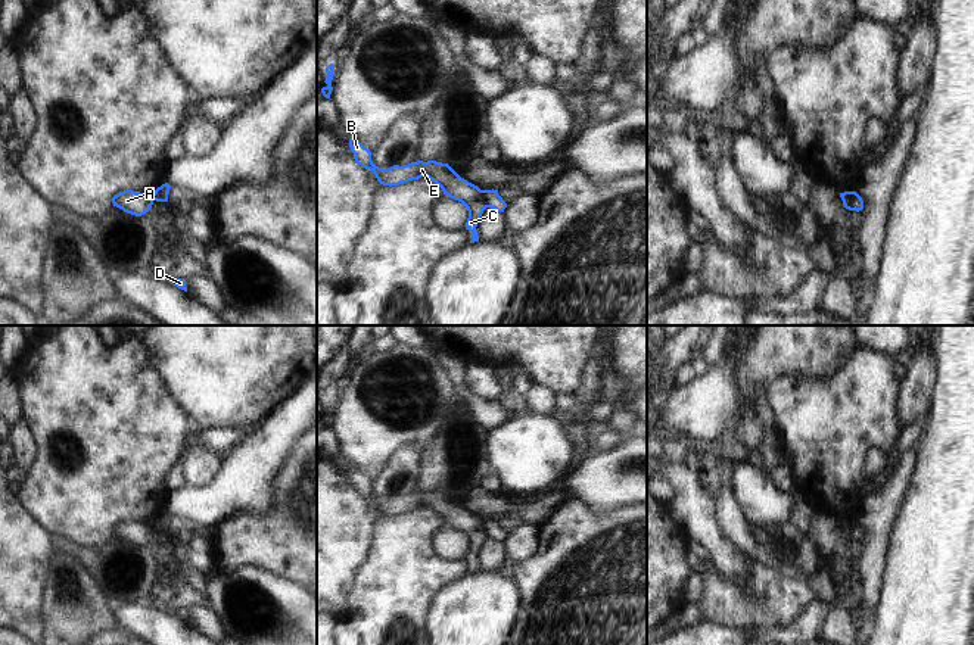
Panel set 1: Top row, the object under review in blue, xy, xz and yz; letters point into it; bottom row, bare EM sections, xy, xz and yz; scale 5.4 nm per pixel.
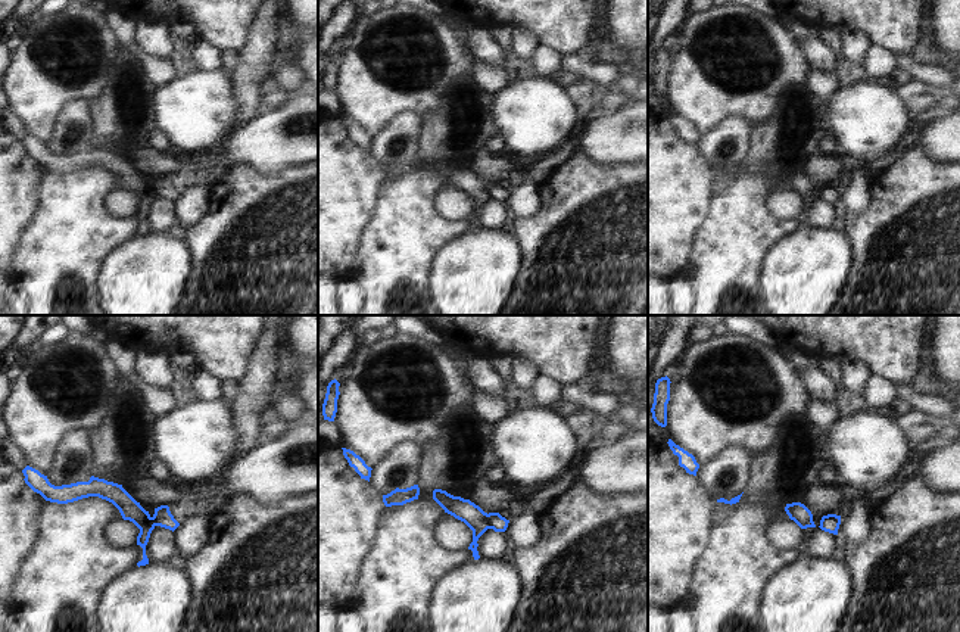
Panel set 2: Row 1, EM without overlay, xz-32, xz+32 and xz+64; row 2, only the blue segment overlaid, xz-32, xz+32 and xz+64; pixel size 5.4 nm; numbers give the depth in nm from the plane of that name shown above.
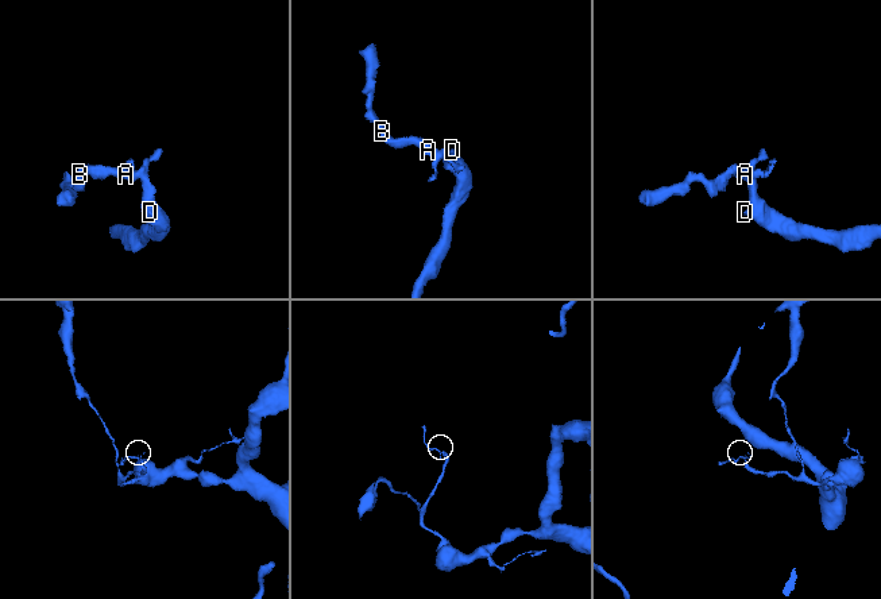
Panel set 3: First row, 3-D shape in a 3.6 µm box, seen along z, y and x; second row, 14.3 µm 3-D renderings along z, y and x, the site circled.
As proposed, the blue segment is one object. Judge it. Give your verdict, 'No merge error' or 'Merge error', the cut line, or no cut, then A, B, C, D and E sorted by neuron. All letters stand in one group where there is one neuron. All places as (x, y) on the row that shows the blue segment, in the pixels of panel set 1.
Merge error. Split along xz (481, 190), (481, 196), (488, 206). Groups: A B C E / D.

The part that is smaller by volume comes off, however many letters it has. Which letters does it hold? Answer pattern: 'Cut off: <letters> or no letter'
Cut off: A, B, C, E

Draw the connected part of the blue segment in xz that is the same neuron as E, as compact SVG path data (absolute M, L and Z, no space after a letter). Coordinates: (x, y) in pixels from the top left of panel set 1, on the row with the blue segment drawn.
M352 135L349 138L349 147L354 153L355 162L362 168L370 169L383 186L399 186L421 177L427 177L436 183L442 188L444 194L461 202L467 208L469 218L466 230L472 231L470 243L479 242L476 227L483 211L488 208L482 197L482 190L461 178L448 163L417 161L408 165L393 165L383 169L373 163L371 152Z

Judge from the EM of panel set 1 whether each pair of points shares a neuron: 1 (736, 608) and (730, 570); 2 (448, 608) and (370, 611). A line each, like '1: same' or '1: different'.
1: different
2: different

